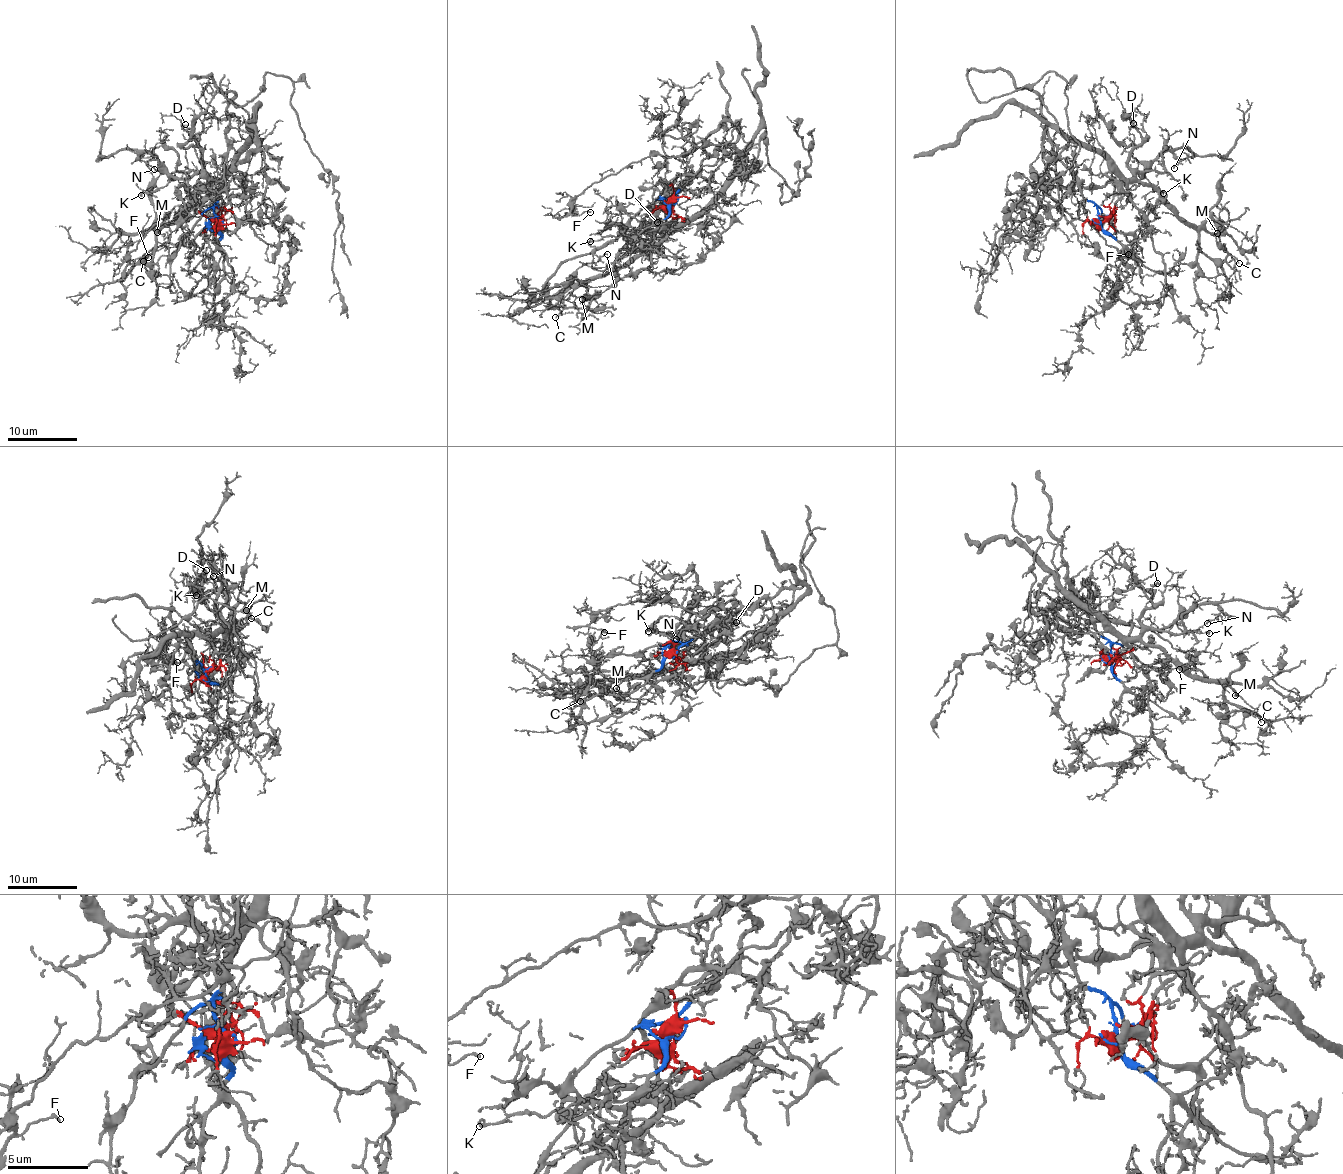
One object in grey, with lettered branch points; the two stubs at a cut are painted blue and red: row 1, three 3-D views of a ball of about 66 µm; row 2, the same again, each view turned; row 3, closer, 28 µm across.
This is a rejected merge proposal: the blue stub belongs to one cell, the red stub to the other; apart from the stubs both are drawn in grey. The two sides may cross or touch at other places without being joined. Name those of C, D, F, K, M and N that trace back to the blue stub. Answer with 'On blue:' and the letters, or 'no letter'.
On blue: F

